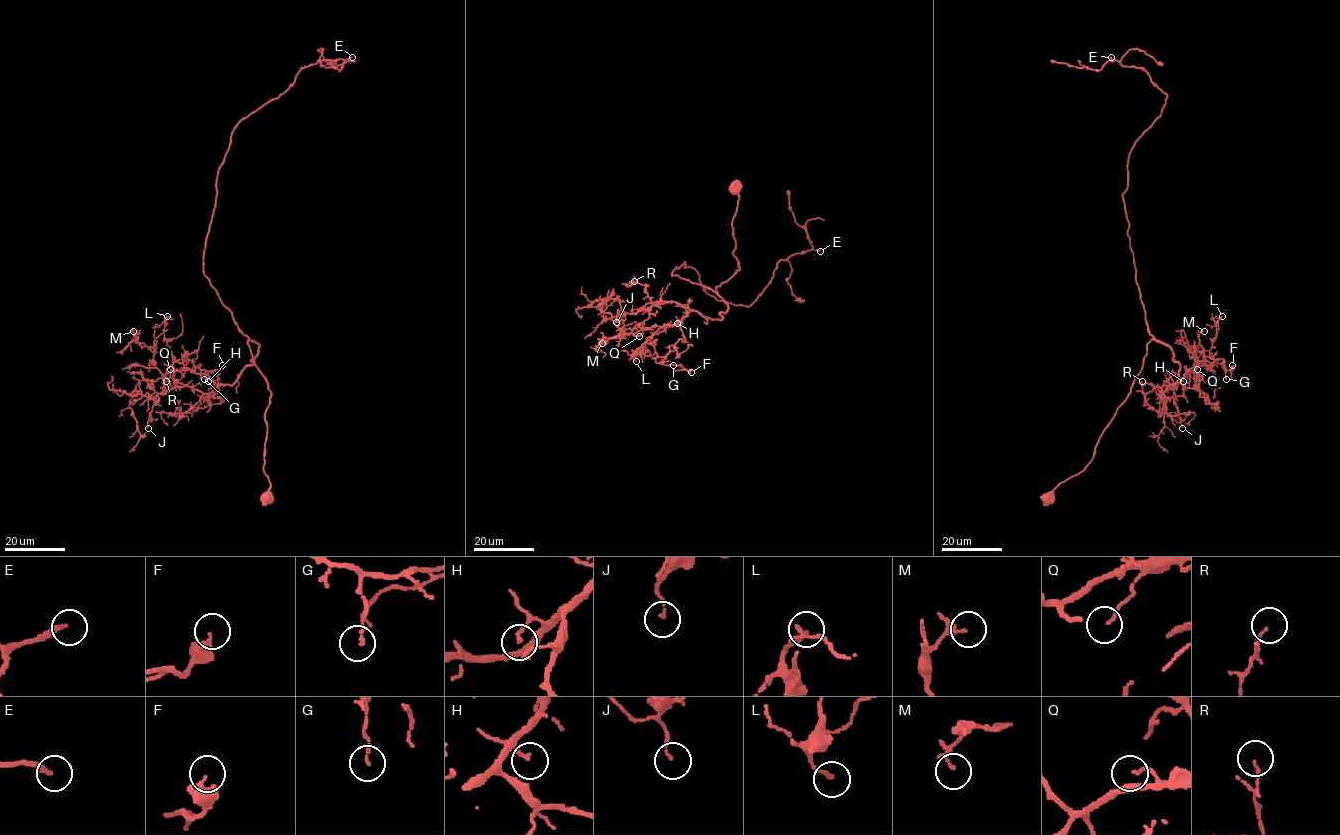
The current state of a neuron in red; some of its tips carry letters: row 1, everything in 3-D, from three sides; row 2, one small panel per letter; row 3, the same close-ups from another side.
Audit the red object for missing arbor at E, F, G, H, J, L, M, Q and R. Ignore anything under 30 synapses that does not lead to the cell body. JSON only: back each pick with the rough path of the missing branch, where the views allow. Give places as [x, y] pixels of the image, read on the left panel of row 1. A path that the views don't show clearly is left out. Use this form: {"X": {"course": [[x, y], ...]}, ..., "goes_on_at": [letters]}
{"goes_on_at": ["E"]}

